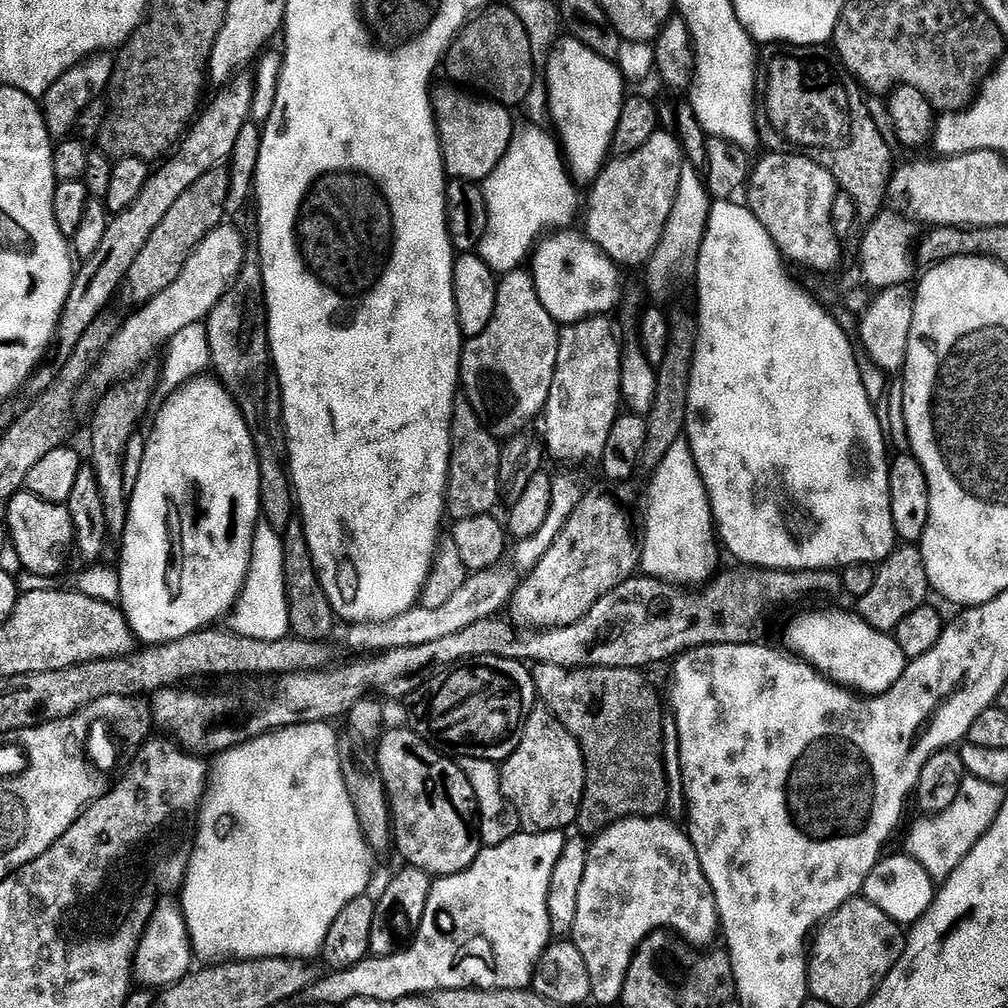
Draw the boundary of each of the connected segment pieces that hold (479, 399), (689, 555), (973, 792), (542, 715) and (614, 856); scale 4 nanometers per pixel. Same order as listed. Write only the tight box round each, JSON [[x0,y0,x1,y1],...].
[[460,271,561,438],[640,438,721,586],[906,775,1005,882],[500,706,586,834],[570,816,721,1004]]

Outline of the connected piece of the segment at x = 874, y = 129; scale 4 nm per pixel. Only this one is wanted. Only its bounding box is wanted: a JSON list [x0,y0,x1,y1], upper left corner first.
[830,86,894,226]

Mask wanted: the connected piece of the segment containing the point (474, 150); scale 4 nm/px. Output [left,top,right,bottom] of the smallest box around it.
[432,82,514,182]

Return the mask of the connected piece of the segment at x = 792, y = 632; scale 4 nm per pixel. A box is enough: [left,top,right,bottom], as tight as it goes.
[788,611,910,697]

